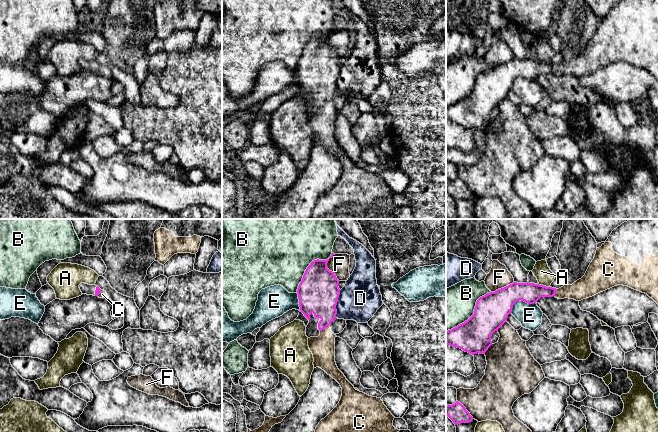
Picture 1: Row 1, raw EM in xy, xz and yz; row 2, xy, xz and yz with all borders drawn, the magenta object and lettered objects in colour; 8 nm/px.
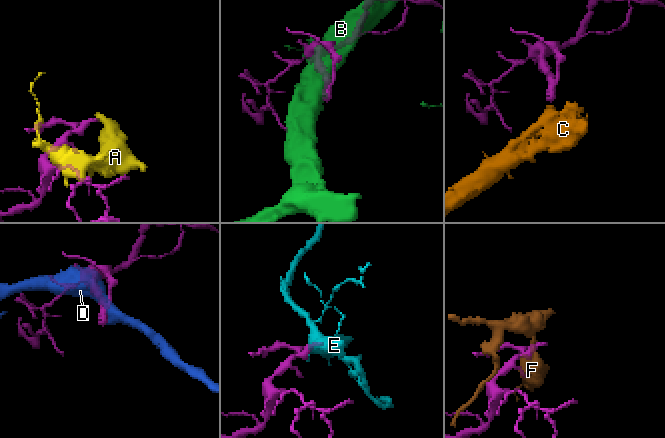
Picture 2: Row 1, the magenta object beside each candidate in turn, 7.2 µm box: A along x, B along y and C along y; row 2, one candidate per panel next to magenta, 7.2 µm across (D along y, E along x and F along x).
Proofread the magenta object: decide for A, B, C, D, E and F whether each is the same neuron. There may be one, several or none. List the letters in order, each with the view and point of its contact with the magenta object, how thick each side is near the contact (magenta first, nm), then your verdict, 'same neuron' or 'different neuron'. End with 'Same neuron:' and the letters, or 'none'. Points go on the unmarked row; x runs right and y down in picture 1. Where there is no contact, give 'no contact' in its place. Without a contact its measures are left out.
A: contact yz (544, 62); calibres 160 and 140 nm; different neuron
B: contact yz (473, 90); calibres 280 and 340 nm; different neuron
C: contact xz (324, 104); calibres 280 and 190 nm; same neuron
D: contact xz (336, 80); calibres 340 and 320 nm; different neuron
E: contact yz (520, 75); calibres 260 and 190 nm; different neuron
F: contact xz (326, 43); calibres 340 and 160 nm; different neuron
Same neuron: C

